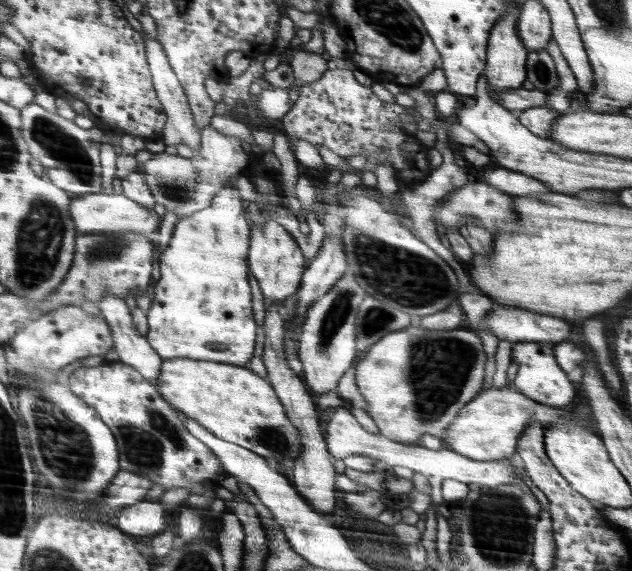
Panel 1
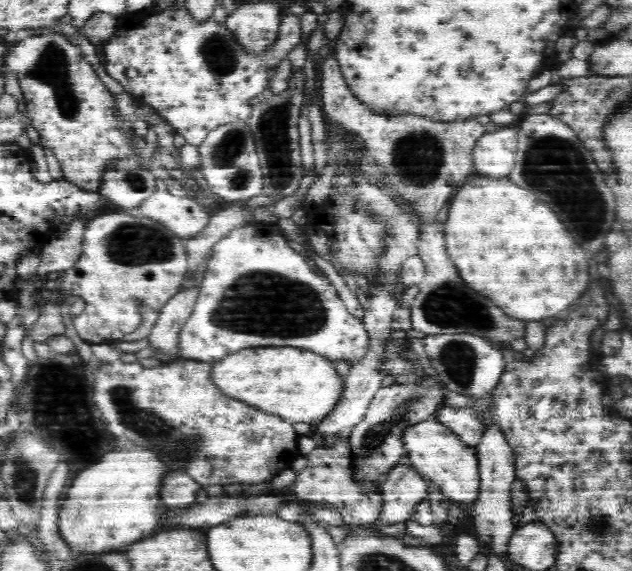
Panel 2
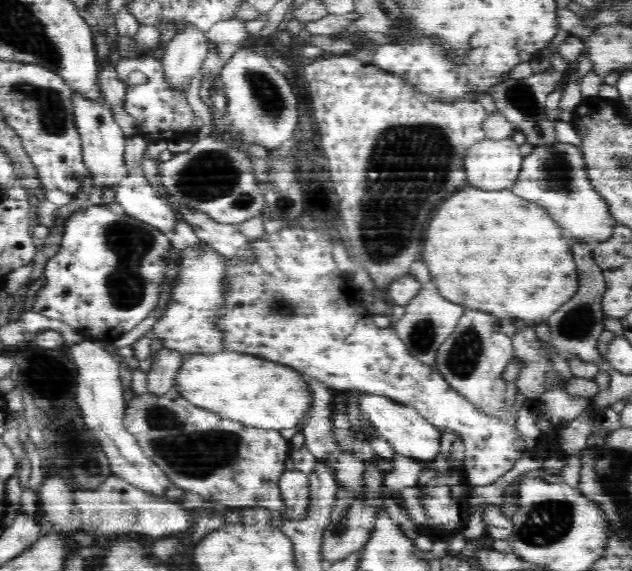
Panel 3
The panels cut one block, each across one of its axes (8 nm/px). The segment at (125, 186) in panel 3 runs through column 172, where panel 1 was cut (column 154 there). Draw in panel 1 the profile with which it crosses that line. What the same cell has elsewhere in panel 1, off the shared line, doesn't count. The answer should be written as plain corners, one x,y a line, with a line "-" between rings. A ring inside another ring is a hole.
123,190
113,194
89,194
81,196
71,204
71,214
75,218
79,236
81,234
93,234
93,232
139,232
145,236
153,236
159,230
161,218
153,208
141,206
139,202
133,202
129,196
123,194

